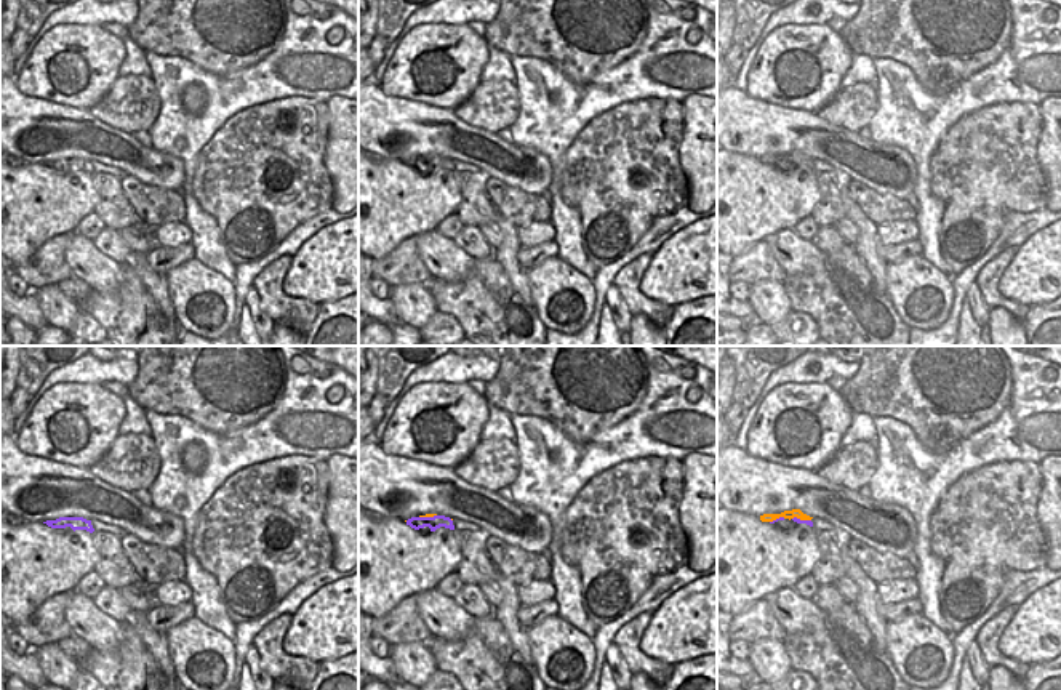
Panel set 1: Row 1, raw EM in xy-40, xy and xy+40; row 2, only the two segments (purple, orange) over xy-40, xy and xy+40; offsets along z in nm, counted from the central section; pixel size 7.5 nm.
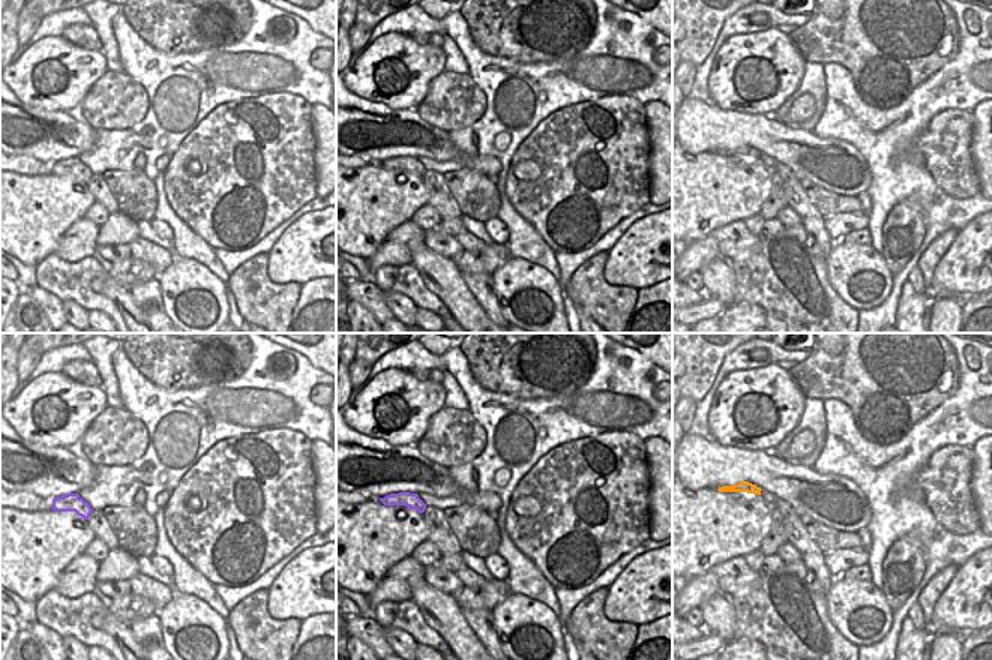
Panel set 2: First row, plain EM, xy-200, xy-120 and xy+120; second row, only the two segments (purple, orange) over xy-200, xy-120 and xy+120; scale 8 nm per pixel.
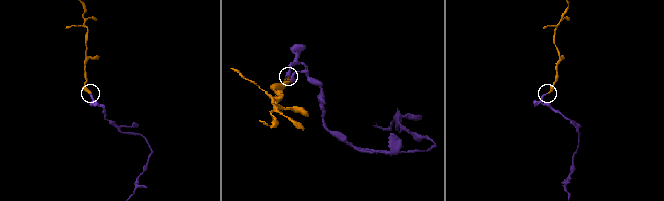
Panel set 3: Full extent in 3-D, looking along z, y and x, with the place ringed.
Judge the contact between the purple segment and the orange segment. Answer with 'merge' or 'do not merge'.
merge

